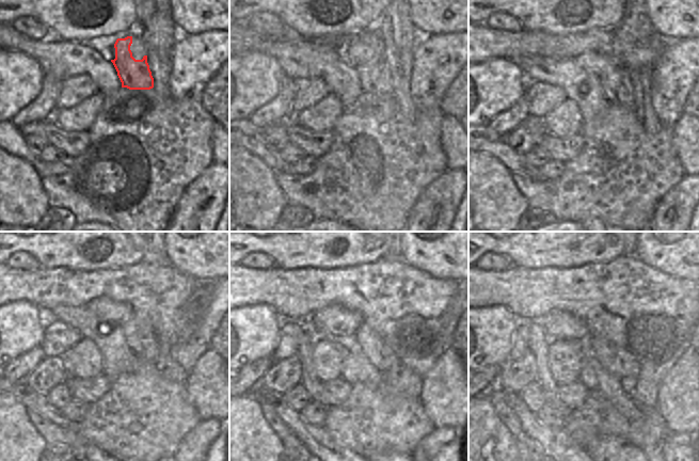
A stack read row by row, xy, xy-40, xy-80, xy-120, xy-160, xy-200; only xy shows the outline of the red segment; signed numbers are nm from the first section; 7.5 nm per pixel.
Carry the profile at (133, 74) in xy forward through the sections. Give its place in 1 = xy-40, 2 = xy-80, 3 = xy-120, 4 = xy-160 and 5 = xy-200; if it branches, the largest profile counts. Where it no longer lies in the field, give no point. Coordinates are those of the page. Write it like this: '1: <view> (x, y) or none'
1: xy-40 (376, 79)
2: xy-80 (617, 89)
3: xy-120 (138, 333)
4: xy-160 (380, 355)
5: xy-200 (620, 364)

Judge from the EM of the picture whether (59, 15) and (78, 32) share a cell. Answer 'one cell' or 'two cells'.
one cell

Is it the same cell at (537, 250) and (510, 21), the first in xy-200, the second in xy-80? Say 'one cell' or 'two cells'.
two cells

